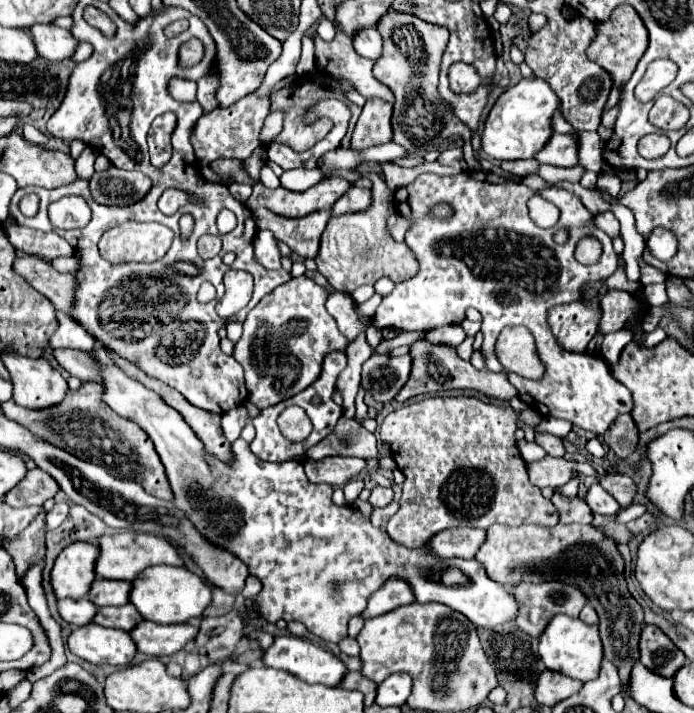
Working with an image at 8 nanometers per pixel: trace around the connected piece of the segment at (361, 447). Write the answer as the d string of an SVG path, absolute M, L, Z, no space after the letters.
M341 417L335 429L315 447L311 447L309 459L323 459L329 455L347 455L373 459L377 457L377 439L373 433L363 429L355 419Z

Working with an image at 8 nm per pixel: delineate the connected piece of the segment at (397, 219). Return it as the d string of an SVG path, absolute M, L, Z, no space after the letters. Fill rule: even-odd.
M391 215L389 217L389 231L391 231L391 235L397 239L397 241L403 241L405 239L405 233L407 233L407 229L411 227L411 221L409 219L405 219L403 215Z

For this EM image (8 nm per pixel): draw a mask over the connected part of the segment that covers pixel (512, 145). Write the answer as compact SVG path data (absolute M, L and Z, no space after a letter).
M523 77L517 85L509 87L491 109L485 131L483 131L483 151L493 159L531 159L535 157L549 141L553 129L551 119L555 111L561 107L559 97L547 87L547 83L539 77Z

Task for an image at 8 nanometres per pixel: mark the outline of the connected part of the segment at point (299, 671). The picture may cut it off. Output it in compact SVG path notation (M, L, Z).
M293 635L275 637L275 643L263 655L263 663L267 667L283 669L283 671L307 681L307 683L321 683L321 685L327 685L327 687L337 687L347 673L345 663L337 655L333 655L331 651L327 651L323 647L313 645L311 641L305 641L305 639L293 637Z

